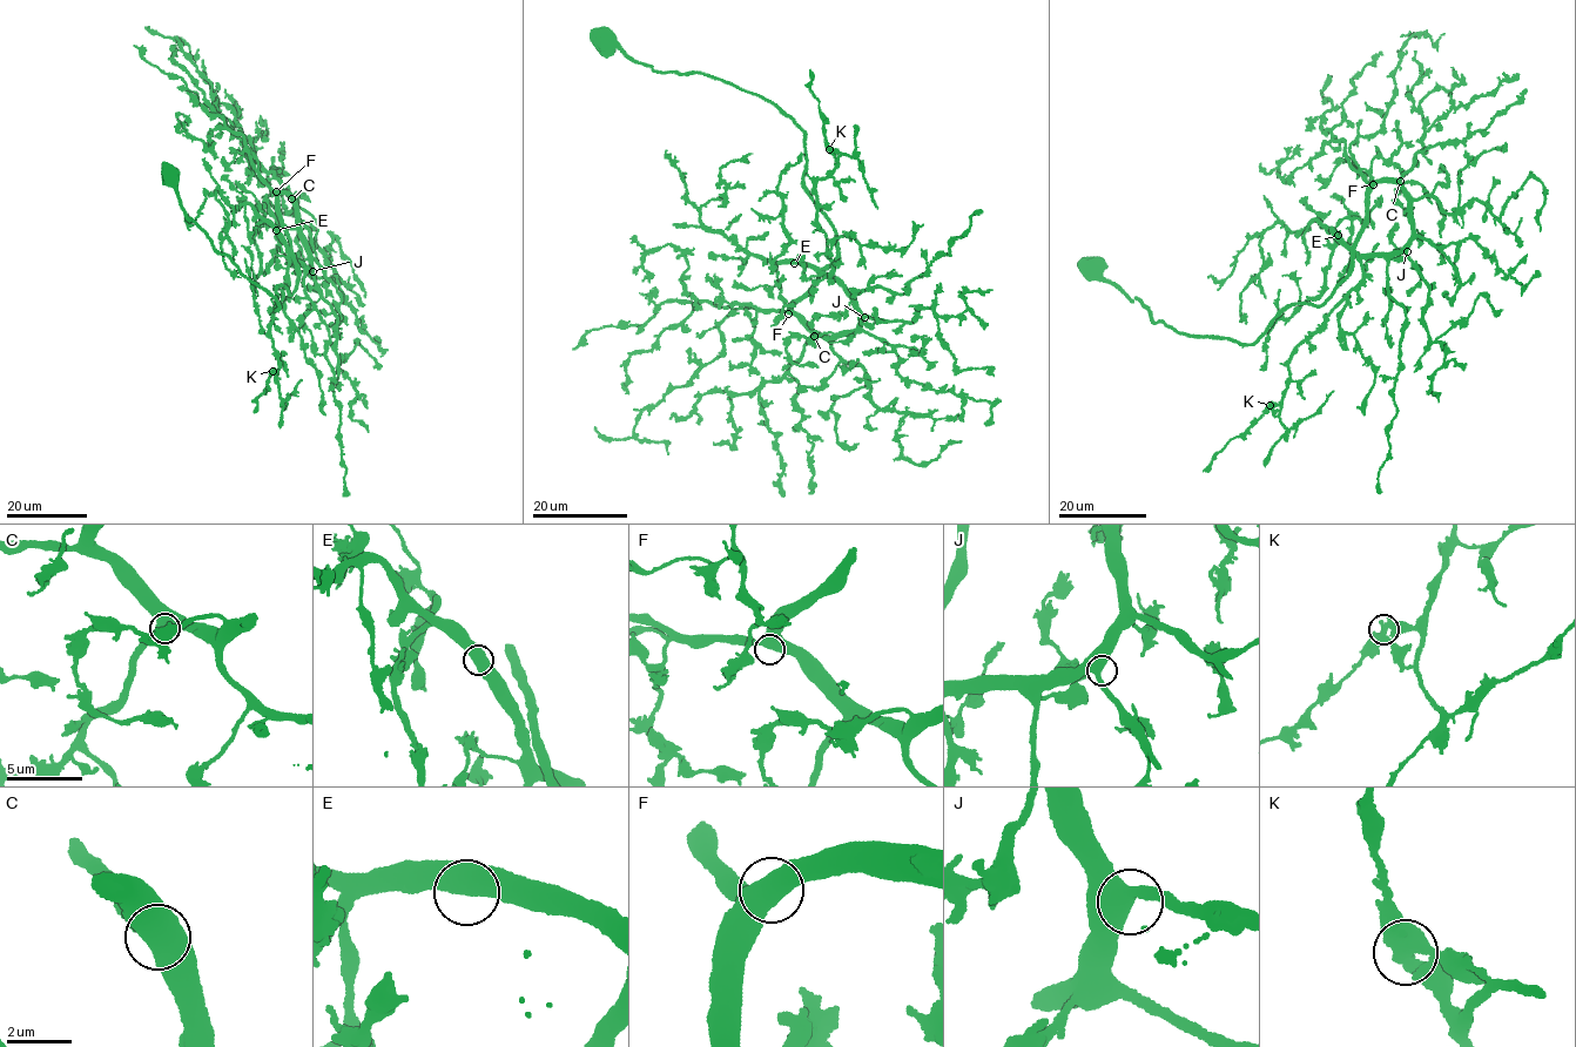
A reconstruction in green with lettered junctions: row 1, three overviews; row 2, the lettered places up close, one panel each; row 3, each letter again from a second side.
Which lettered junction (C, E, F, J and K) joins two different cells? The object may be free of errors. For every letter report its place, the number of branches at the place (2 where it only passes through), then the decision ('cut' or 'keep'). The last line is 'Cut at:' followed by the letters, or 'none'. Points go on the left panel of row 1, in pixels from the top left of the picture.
C: place (291, 198); branches 2; keep
E: place (276, 230); branches 2; keep
F: place (276, 191); branches 2; keep
J: place (312, 271); branches 2; keep
K: place (273, 371); branches 2; cut
Cut at: K

